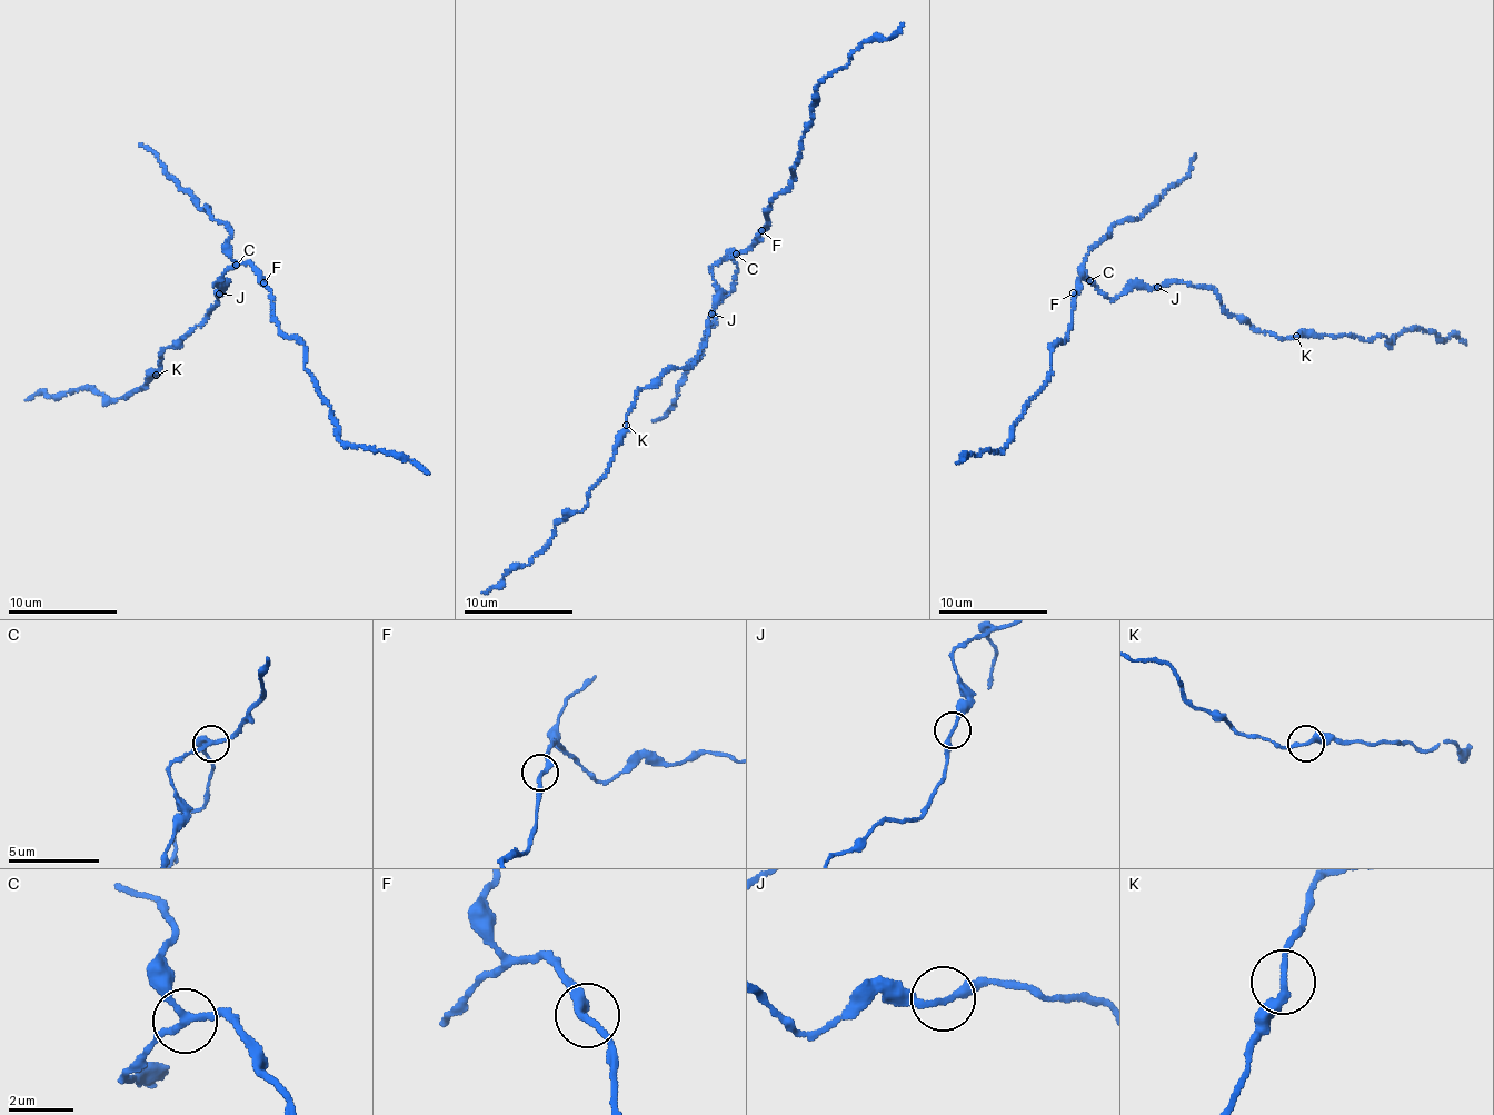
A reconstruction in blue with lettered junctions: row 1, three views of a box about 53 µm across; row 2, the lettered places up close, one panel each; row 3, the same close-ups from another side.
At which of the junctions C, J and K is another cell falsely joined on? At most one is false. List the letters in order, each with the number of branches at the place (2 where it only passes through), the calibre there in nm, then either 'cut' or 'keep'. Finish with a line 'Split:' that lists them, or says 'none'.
C: branches 3; calibre 190 nm; cut
J: branches 2; calibre 220 nm; keep
K: branches 2; calibre 220 nm; keep
Split: C

